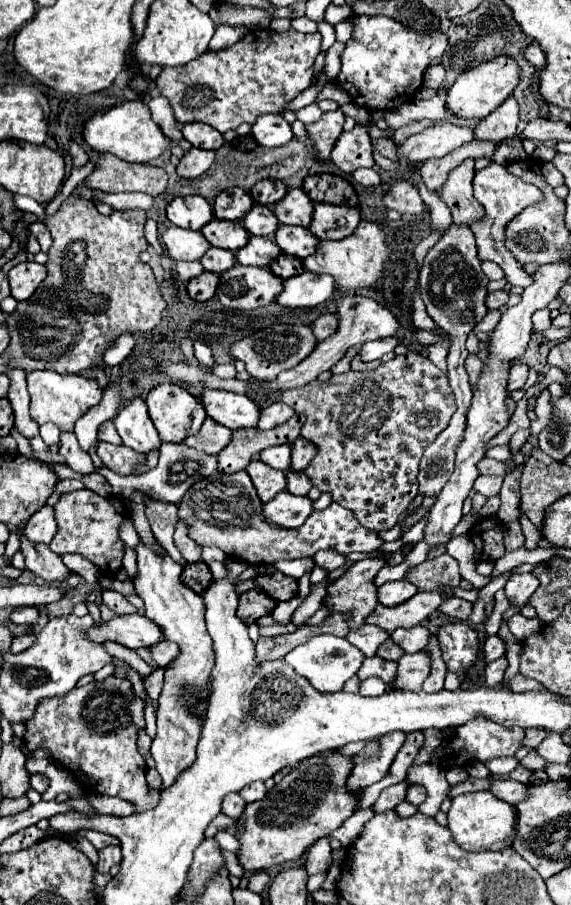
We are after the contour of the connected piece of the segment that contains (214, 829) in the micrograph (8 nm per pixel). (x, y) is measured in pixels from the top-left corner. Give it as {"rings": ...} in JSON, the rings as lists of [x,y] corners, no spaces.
{"rings":[[[218,814],[218,818],[214,818],[214,820],[210,822],[210,826],[206,828],[206,838],[210,838],[210,836],[216,836],[218,832],[226,830],[228,826],[236,826],[236,824],[238,824],[238,820],[230,818],[230,816],[226,816],[226,814]]]}

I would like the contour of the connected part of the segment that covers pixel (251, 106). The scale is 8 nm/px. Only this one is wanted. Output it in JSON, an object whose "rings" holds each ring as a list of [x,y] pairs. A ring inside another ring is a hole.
{"rings":[[[250,30],[230,48],[208,50],[182,68],[164,68],[156,78],[156,88],[168,98],[178,122],[204,122],[218,132],[234,130],[244,122],[254,124],[262,114],[282,112],[288,102],[306,90],[312,84],[320,44],[318,32]]]}

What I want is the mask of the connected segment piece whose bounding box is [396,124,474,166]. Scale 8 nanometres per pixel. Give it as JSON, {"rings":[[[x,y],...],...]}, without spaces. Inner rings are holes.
{"rings":[[[440,124],[440,126],[430,126],[422,130],[420,134],[410,136],[404,144],[398,146],[396,158],[408,160],[416,166],[424,164],[430,158],[440,158],[452,152],[454,148],[460,148],[466,142],[472,142],[474,134],[470,128],[460,128],[452,124]]]}

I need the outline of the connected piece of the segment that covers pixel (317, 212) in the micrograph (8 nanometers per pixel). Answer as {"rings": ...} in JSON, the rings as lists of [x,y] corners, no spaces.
{"rings":[[[318,202],[314,206],[312,224],[308,228],[320,240],[340,240],[350,236],[358,228],[358,224],[360,224],[360,212],[356,208]]]}

